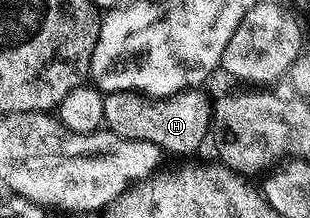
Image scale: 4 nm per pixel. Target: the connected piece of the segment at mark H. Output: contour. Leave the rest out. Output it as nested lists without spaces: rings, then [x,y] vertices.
[[[187,89],[177,91],[174,95],[165,97],[151,97],[136,91],[111,91],[104,101],[105,126],[114,134],[125,139],[148,141],[156,145],[162,153],[171,151],[174,155],[190,157],[194,150],[203,142],[207,142],[210,133],[210,120],[212,118],[212,99],[205,95],[202,89]]]

